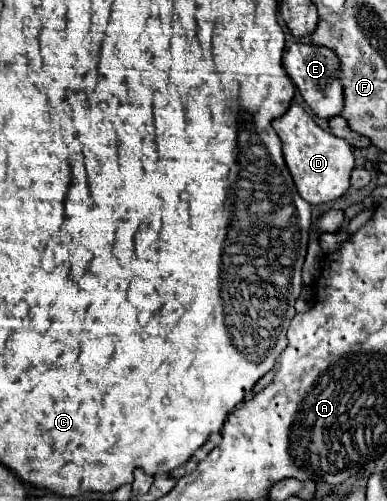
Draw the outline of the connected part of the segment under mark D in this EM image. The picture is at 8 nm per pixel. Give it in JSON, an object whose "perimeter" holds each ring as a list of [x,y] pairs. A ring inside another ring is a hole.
{"perimeter":[[[292,103],[282,117],[274,119],[272,127],[280,135],[286,165],[304,201],[308,201],[310,205],[322,205],[342,197],[348,191],[350,173],[354,169],[354,153],[348,141],[318,127],[314,119],[306,113],[306,109],[296,103]]]}

